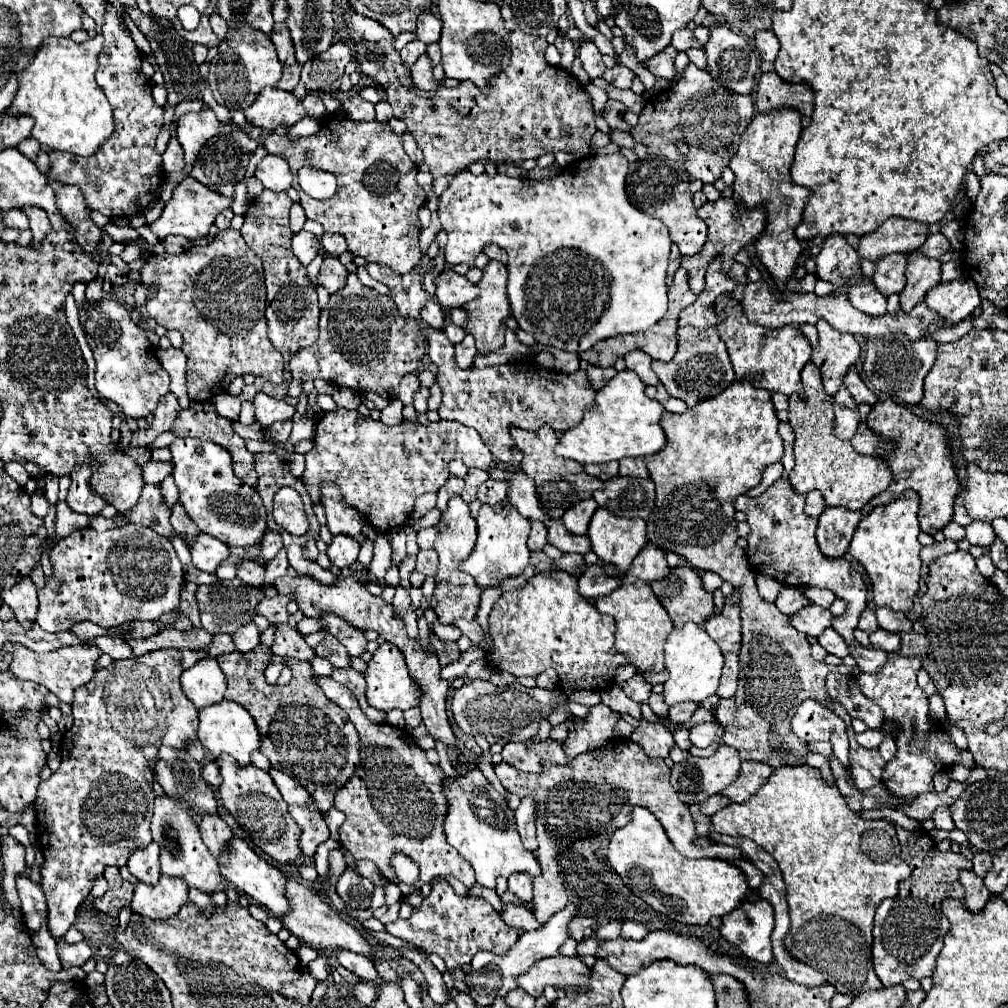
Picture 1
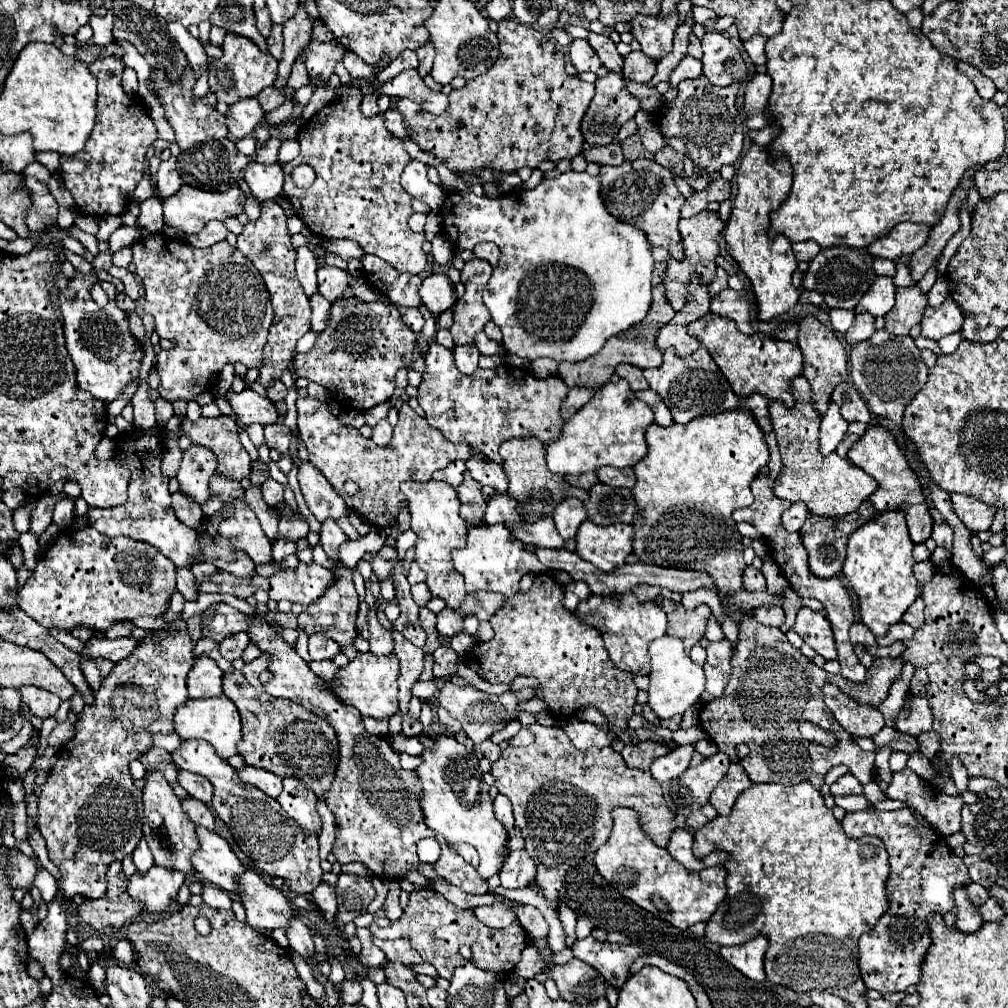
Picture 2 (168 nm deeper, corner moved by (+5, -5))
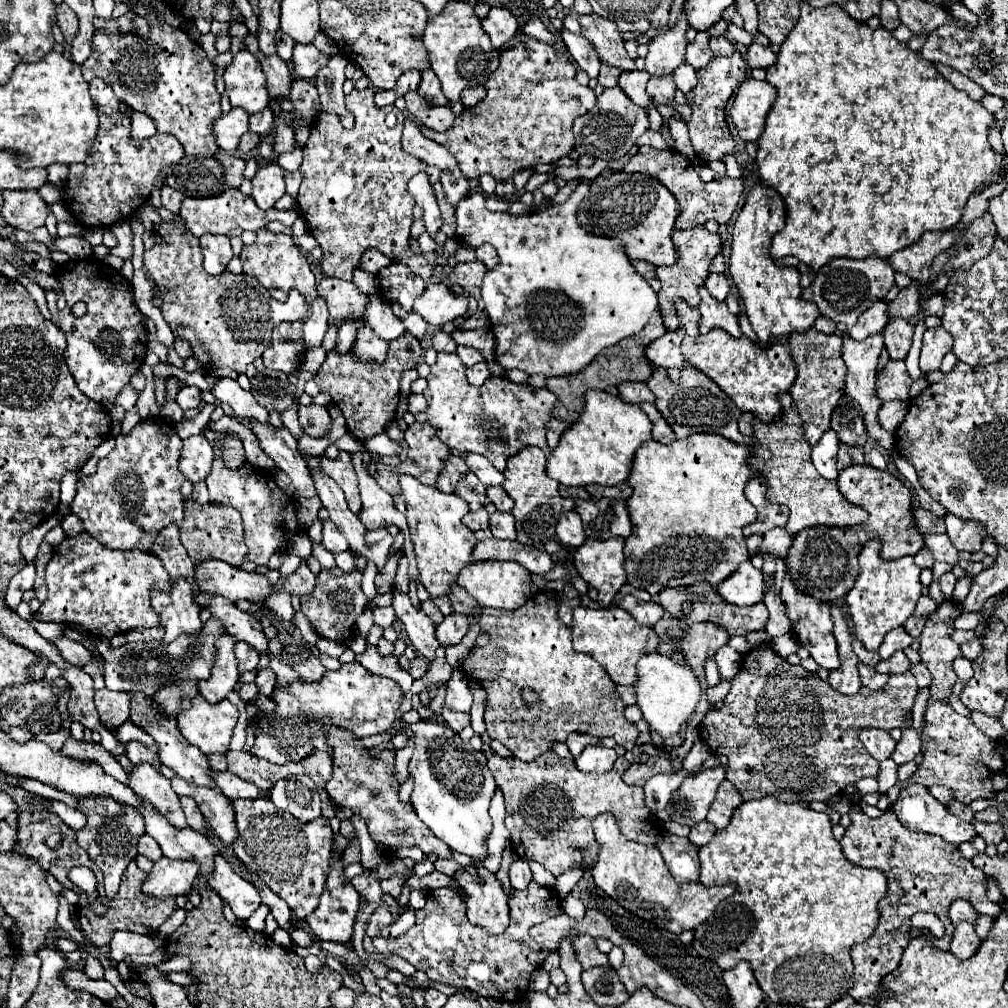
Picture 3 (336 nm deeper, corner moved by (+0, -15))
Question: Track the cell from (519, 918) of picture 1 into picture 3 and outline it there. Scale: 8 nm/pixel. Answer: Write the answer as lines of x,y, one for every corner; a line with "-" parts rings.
483,865
477,867
483,883
477,883
469,873
457,871
455,879
467,891
467,917
475,927
491,935
501,935
509,927
509,905
505,899
505,891
497,877
489,873

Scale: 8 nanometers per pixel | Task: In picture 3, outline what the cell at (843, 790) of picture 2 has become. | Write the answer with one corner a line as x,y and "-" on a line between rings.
851,805
849,817
851,825
841,837
845,857
861,867
879,867
889,881
889,891
879,901
881,917
875,933
851,951
855,961
855,985
849,995
855,999
891,997
891,991
881,985
881,981
887,973
897,969
901,953
909,941
919,935
919,929
911,927
911,915
927,911
935,913
941,921
947,923
947,911
955,899
971,901
981,915
989,917
999,917
1005,913
1005,909
987,897
987,885
983,883
985,875
959,853
959,847
949,847
949,843
937,835
909,831
901,825
891,809
887,809
881,819
871,819
861,811
859,805

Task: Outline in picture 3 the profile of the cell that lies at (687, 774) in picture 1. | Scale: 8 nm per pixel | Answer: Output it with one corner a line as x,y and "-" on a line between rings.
725,767
705,769
693,777
687,777
665,807
669,817
689,827
703,821
709,813
709,807
723,779
725,779

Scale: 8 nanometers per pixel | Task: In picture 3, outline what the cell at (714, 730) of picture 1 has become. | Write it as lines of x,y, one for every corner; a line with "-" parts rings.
675,771
669,775
653,775
649,783
645,783
645,803
649,809
657,811
667,805
673,791
689,777
687,771

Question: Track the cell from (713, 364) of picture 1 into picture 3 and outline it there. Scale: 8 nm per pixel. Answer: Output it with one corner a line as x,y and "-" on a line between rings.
659,367
653,371
647,385
655,393
655,405
661,411
661,415
667,419
667,423
673,427
677,439
689,437
693,433
717,433
735,443
757,445
757,441
753,437
745,437
737,427
741,411
735,407
735,403
729,399
729,395
725,395
725,391
721,391
719,385
713,383
713,379
709,379
703,371
699,371
695,367
685,367
681,371
681,379
671,381
669,375
665,373
665,369

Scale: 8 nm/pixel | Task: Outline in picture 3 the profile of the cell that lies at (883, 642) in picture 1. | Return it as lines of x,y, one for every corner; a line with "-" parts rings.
895,653
887,663
891,663
891,665
889,665
889,671
891,671
891,673
905,673
905,671
909,671
909,667
911,667
911,663
909,663
907,657
905,657
905,653

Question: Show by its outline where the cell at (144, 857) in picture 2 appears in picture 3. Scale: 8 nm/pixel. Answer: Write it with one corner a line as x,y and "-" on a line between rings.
143,835
141,839
139,839
139,843
137,843
137,851
141,853
141,855
145,855
149,861
153,861
153,863
157,863
161,857
163,857
163,853
161,853
161,849
157,847
157,841
151,837
151,835

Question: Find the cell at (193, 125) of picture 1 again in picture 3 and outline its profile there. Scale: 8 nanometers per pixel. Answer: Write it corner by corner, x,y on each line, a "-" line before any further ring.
159,17
159,25
151,25
149,41
135,35
105,35
103,31
97,31
93,37
93,53
85,63
81,63
81,69
87,81
93,77
105,79
105,83
109,83
109,87
115,91
117,99
135,111
151,115
157,123
157,131
175,135
187,155
213,155
213,151
219,149
213,133
217,115
221,115
219,93
215,89
215,67
207,59
201,45
191,41
183,29
173,29

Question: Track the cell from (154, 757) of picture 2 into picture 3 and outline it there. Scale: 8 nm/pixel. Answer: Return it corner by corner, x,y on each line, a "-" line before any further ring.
137,741
127,743
127,757
129,757
131,763
135,763
135,765
137,765
137,763
149,763
149,765
153,765
155,769
161,767
161,761
159,761
157,753
145,749
145,747
143,747
141,743
137,743

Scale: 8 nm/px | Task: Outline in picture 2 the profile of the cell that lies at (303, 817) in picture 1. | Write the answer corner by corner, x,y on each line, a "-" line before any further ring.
284,777
282,779
282,793
276,799
282,809
304,829
304,831
320,831
320,815
316,811
316,795
302,783
298,777

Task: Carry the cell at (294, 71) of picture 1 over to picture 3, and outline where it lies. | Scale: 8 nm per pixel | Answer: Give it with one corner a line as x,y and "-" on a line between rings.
265,107
263,111
259,113
253,113
249,117
249,129
253,133
259,133
259,135
267,135
271,129
273,129
273,111
269,107

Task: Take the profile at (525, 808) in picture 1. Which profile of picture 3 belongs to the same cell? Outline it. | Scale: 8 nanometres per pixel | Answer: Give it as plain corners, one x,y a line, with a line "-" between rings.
515,859
511,863
511,869
509,869
509,877
511,877
511,887
515,891
523,891
527,889
527,885
531,883
531,869
529,869
529,863
525,859

